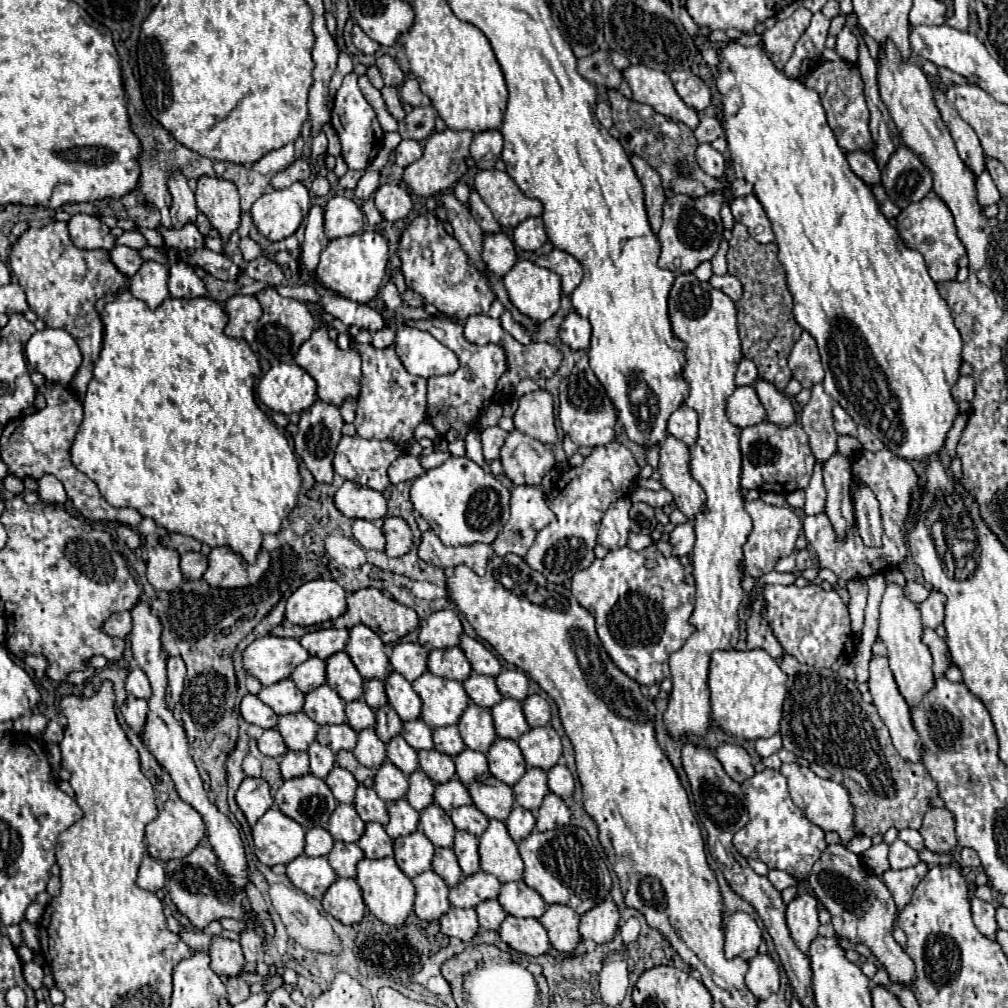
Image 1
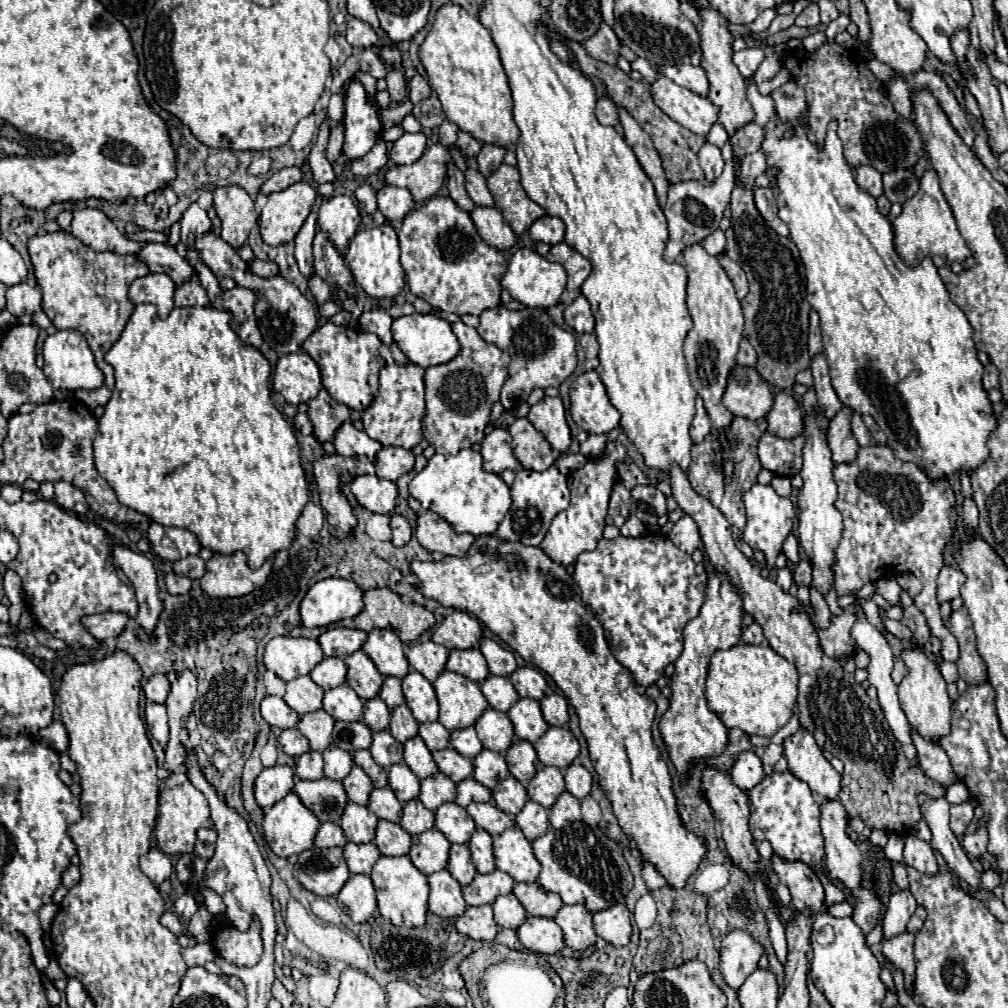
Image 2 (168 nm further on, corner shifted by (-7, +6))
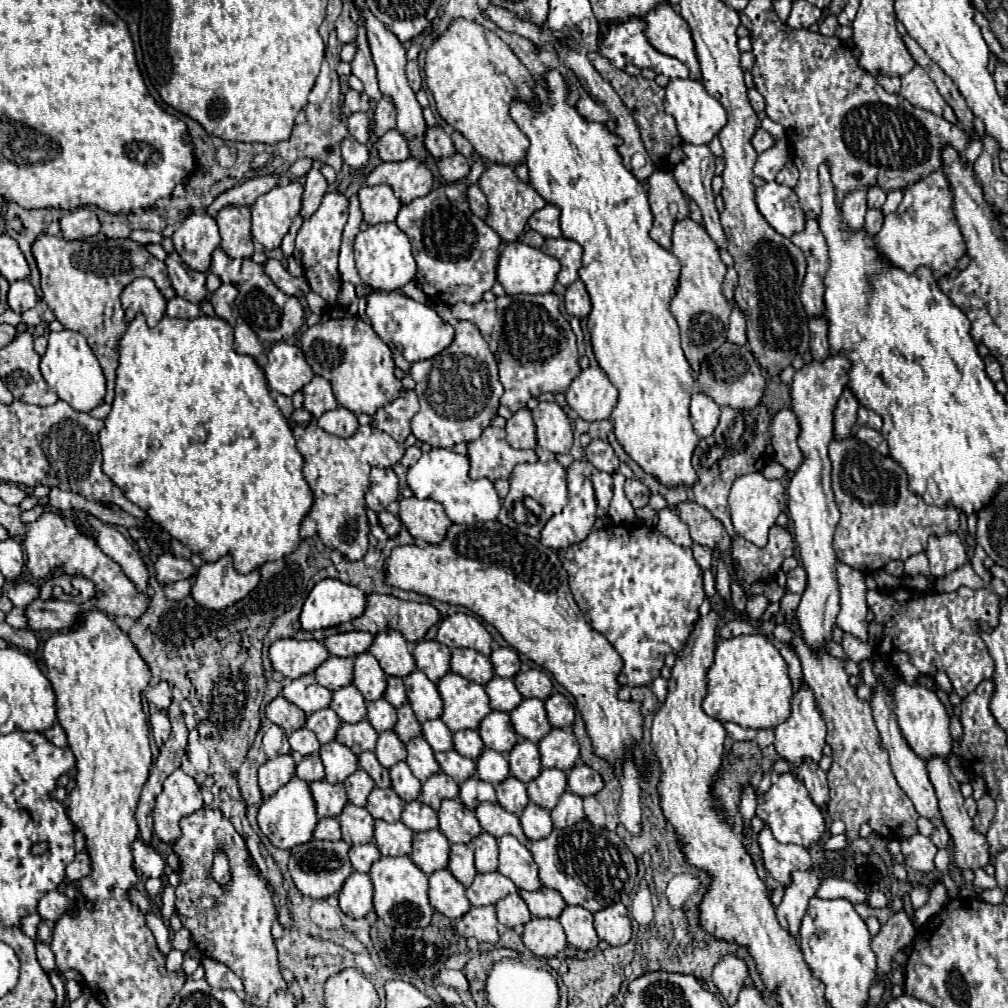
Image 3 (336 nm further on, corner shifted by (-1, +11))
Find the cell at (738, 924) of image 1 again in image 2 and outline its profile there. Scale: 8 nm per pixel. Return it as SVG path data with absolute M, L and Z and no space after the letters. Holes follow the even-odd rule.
M732 930L722 938L720 972L732 990L738 990L744 980L758 968L762 946L744 930Z

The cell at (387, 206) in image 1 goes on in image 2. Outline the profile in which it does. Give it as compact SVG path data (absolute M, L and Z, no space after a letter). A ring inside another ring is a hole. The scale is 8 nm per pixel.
M384 186L376 192L378 198L378 210L384 214L386 220L402 220L412 208L414 200L412 194L406 188L396 188L396 186Z

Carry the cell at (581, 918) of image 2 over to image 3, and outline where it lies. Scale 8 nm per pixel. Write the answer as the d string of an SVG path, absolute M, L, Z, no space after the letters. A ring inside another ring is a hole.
M568 905L558 917L562 923L568 943L576 949L588 951L598 945L598 935L592 925L592 913L580 905Z

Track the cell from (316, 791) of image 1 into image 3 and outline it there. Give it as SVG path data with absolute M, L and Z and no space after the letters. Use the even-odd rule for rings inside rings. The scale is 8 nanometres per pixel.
M314 781L310 783L310 793L316 803L318 817L338 817L342 807L348 803L346 791L342 783L328 783L328 781Z

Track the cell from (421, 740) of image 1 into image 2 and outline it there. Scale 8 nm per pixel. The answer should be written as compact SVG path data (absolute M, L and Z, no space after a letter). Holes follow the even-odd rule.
M424 722L420 724L420 736L426 742L426 746L436 752L448 748L450 742L450 732L440 724L440 722Z

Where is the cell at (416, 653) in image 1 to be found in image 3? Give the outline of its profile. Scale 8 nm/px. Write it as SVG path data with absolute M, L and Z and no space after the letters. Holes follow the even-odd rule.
M418 641L412 655L416 667L434 683L450 671L450 649L438 641Z

